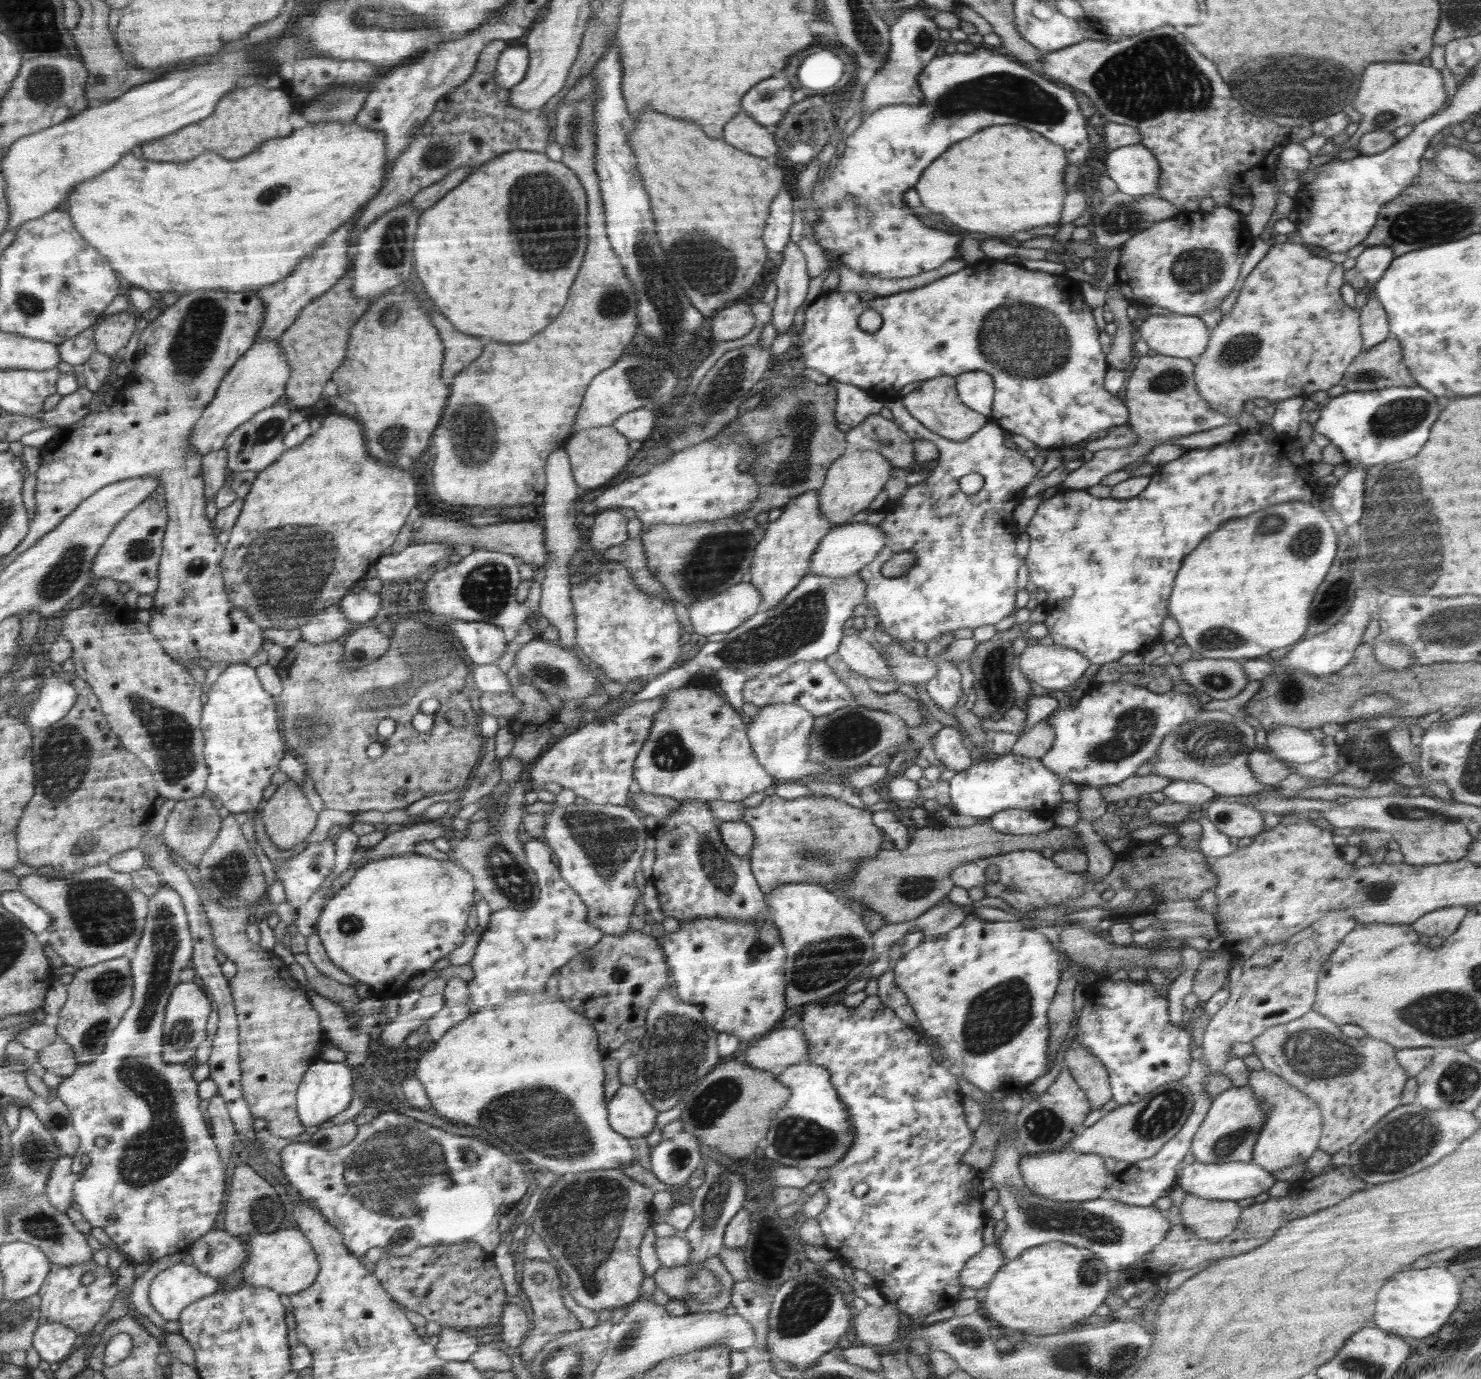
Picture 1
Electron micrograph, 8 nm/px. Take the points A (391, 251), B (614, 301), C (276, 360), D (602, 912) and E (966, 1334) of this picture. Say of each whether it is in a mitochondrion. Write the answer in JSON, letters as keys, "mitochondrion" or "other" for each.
{"A":"mitochondrion","B":"mitochondrion","C":"other","D":"mitochondrion","E":"mitochondrion"}

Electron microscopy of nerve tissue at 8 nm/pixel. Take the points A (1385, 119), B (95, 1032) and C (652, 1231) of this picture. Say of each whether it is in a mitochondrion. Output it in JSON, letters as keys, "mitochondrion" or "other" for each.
{"A":"mitochondrion","B":"mitochondrion","C":"other"}

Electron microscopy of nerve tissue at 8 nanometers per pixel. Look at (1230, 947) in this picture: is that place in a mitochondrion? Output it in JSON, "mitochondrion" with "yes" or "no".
{"mitochondrion":"no"}

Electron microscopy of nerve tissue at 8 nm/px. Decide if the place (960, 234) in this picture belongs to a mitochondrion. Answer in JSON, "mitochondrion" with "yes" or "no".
{"mitochondrion":"no"}

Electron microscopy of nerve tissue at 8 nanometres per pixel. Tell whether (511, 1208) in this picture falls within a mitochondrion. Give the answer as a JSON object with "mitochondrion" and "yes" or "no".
{"mitochondrion":"no"}

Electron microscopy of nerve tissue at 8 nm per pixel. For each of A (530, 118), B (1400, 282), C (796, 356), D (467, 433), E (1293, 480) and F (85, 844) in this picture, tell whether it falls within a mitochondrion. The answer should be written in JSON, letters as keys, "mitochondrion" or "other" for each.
{"A":"other","B":"other","C":"other","D":"mitochondrion","E":"other","F":"mitochondrion"}

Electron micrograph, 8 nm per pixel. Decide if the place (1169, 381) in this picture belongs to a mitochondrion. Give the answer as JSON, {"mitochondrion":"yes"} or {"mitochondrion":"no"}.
{"mitochondrion":"yes"}

